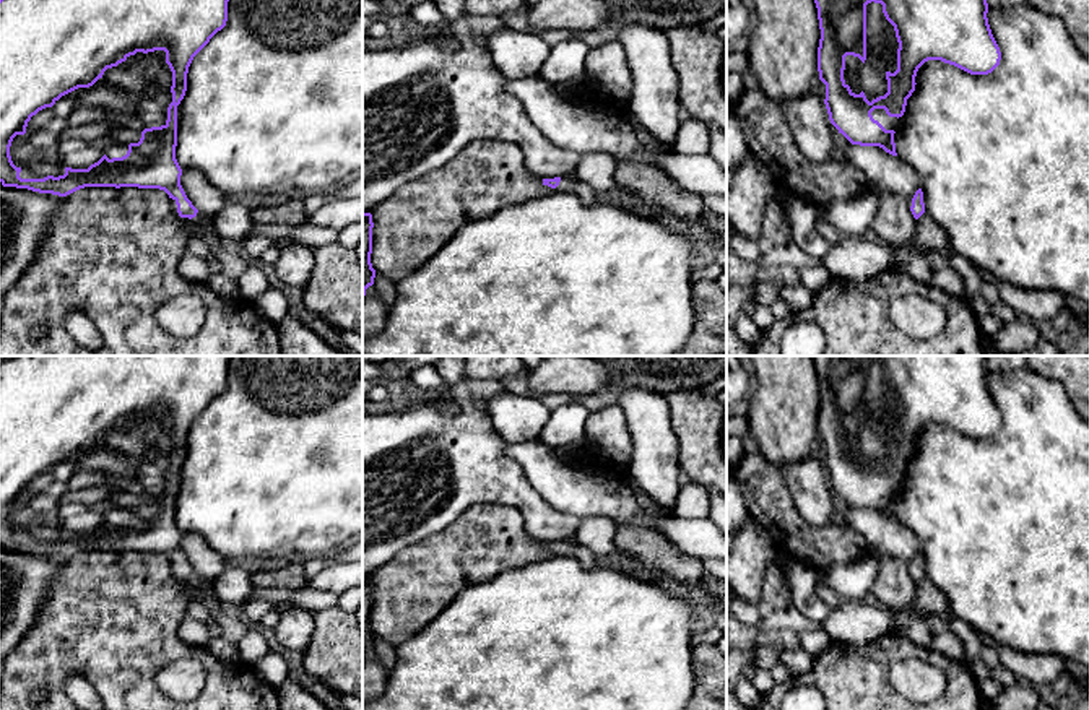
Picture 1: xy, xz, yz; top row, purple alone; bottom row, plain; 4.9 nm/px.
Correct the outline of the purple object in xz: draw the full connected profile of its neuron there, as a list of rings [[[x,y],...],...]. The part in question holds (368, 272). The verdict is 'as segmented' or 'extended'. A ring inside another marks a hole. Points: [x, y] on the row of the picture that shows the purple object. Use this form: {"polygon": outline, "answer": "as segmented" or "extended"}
{"polygon": [[[362,213],[362,299],[366,296],[366,289],[374,284],[375,270],[371,263],[372,253],[372,214]]], "answer": "as segmented"}

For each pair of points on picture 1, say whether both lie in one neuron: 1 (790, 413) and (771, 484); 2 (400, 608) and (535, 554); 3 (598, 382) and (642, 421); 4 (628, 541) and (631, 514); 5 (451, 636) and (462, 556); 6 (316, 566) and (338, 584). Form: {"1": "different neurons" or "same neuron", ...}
{"1": "different neurons", "2": "same neuron", "3": "different neurons", "4": "different neurons", "5": "different neurons", "6": "different neurons"}

